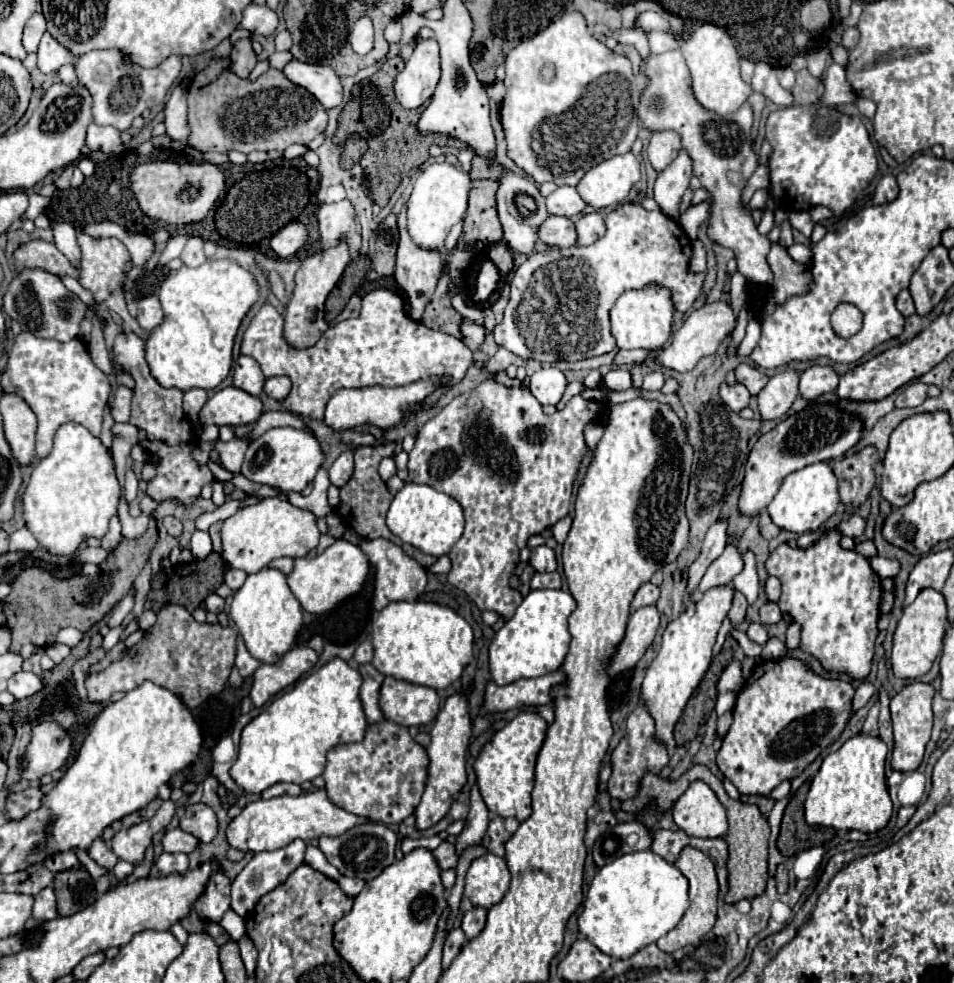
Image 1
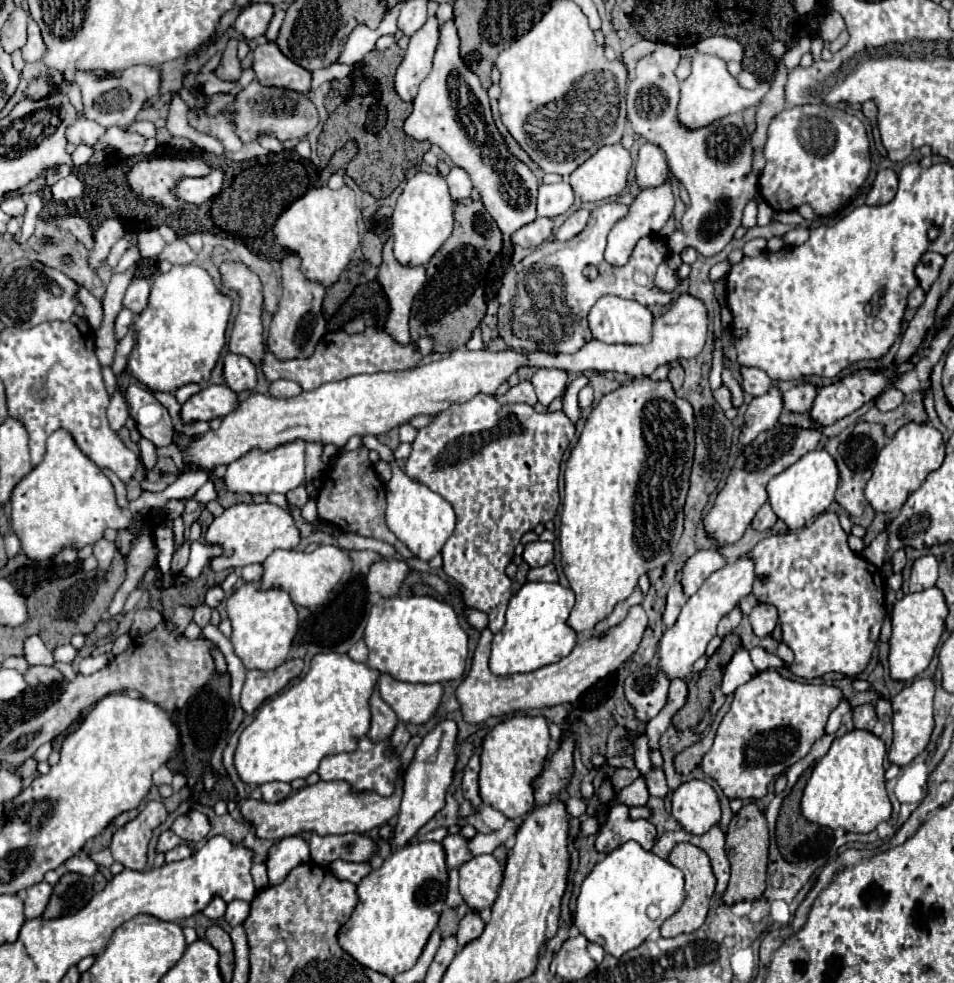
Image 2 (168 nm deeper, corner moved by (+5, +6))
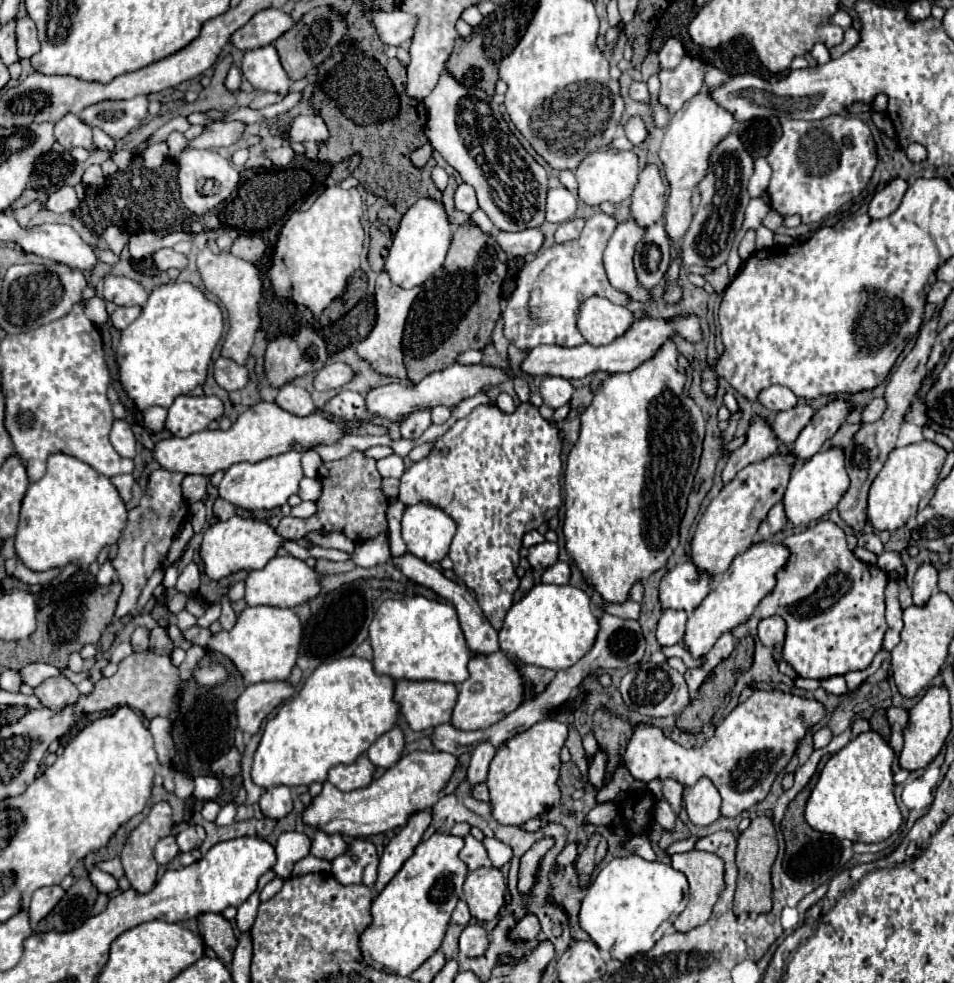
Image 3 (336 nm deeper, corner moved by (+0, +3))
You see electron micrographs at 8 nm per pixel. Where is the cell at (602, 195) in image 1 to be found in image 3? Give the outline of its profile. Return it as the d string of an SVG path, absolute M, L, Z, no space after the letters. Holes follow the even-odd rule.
M608 149L608 151L596 151L590 153L576 169L578 179L578 195L586 205L600 205L604 201L610 203L622 203L628 199L638 183L638 155L634 151L620 151L620 149Z

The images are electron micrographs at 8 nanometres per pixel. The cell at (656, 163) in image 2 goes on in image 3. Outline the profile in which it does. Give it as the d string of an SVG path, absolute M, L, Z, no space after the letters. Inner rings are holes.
M646 165L640 173L638 187L632 193L630 203L630 217L640 227L650 227L664 215L664 203L666 203L666 185L664 179L658 173L656 165Z

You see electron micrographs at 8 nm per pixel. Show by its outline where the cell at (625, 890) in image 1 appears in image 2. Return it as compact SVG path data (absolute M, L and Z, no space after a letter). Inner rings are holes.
M629 840L597 862L583 880L573 922L587 940L593 940L613 956L623 956L679 910L685 900L684 884L684 874L677 866ZM649 904L659 906L659 918L651 920L647 916Z

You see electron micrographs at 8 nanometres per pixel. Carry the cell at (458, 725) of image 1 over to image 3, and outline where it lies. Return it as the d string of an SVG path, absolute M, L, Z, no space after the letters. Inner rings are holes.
M420 811L410 817L408 825L404 825L394 839L390 839L378 863L378 879L376 879L378 893L390 883L390 879L400 871L404 861L414 853L428 825L430 825L430 811Z

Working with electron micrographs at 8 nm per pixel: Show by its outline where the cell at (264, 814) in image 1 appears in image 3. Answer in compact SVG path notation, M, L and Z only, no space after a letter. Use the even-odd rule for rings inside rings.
M414 751L386 769L380 779L374 779L368 787L360 787L348 793L342 793L332 783L324 783L324 789L314 797L312 805L304 811L304 823L312 827L322 827L328 833L342 833L350 837L368 837L404 827L408 819L418 813L432 809L440 799L442 789L456 769L458 757L452 753L426 753Z

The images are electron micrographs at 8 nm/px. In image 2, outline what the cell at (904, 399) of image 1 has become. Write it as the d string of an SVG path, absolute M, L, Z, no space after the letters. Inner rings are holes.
M889 388L889 390L885 390L885 392L877 398L877 408L879 408L881 412L893 410L893 408L897 408L897 406L903 402L903 398L905 398L905 394L903 394L899 388Z

